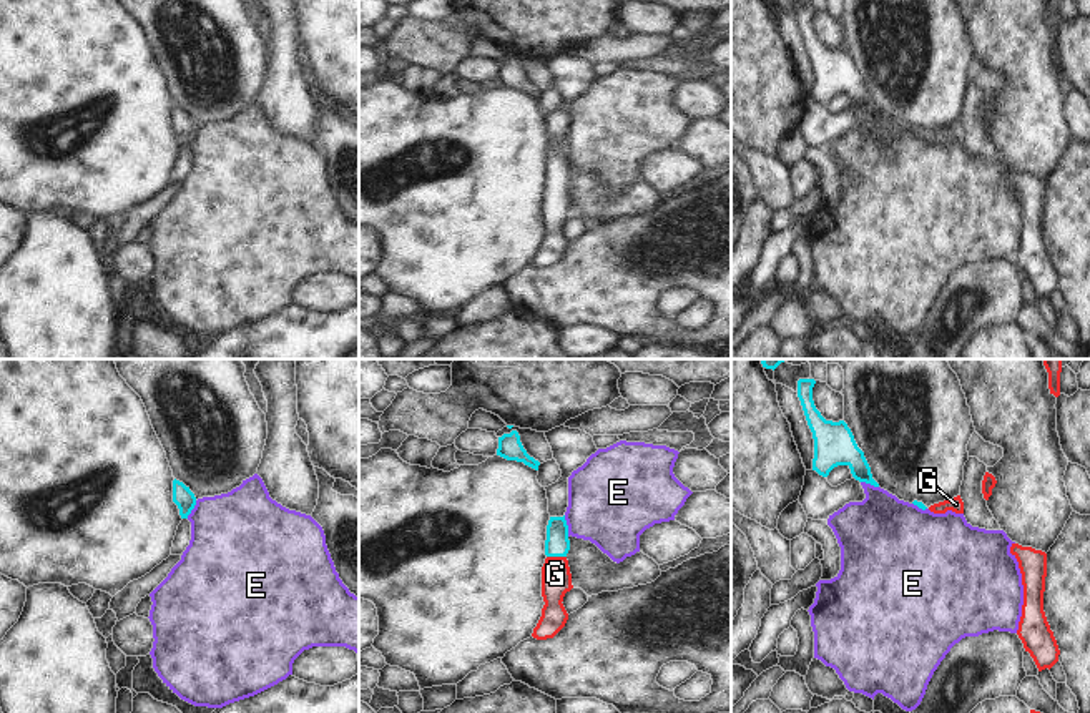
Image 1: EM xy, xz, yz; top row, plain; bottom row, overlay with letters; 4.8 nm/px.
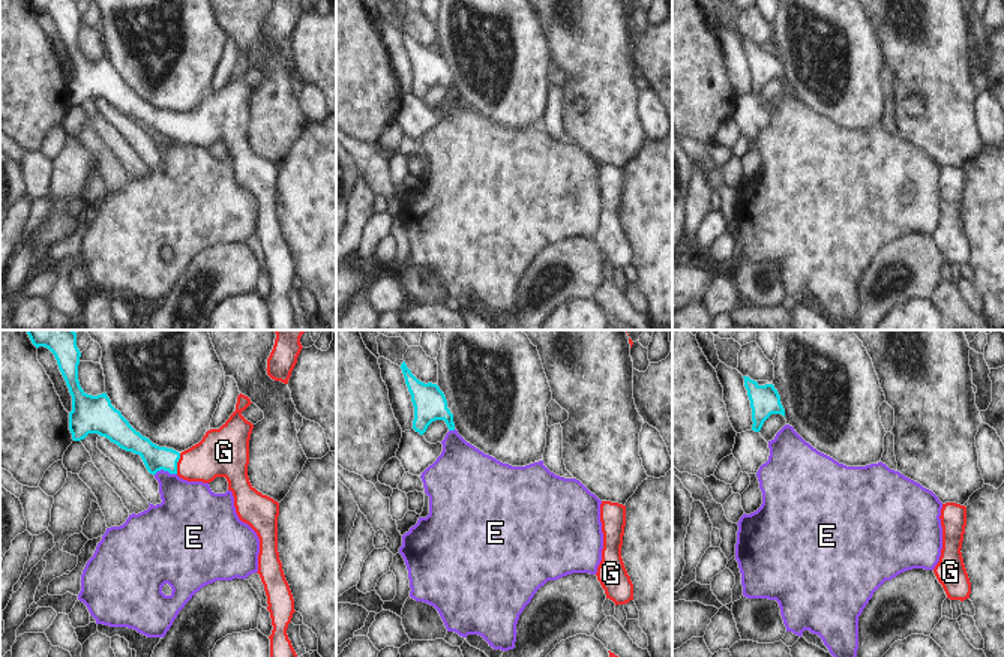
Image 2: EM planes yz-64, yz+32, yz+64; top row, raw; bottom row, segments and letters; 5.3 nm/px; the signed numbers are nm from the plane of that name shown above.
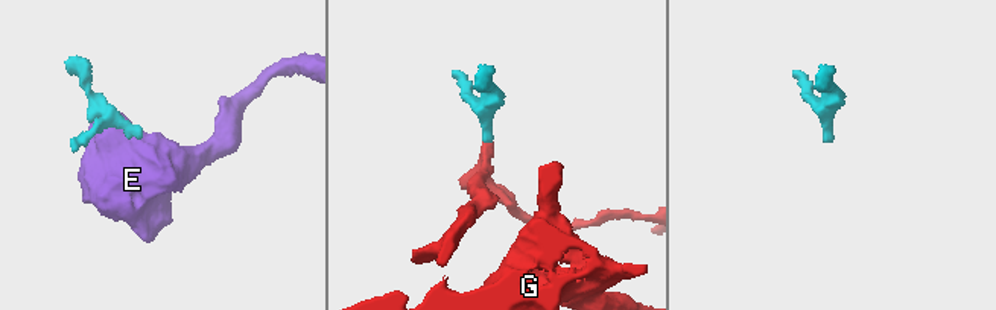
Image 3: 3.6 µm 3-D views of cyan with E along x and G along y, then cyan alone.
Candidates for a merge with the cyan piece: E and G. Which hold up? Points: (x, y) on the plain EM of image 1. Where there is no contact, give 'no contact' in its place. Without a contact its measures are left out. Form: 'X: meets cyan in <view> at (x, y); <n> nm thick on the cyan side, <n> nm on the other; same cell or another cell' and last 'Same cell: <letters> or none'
E: meets cyan in xz at (567, 153); 120 nm thick on the cyan side, 420 nm on the other; another cell
G: meets cyan in xz at (557, 183); 120 nm thick on the cyan side, 140 nm on the other; same cell
Same cell: G

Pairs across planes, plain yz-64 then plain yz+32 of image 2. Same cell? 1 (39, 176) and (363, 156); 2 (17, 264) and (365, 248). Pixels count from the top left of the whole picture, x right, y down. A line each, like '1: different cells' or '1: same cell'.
1: same cell
2: same cell

